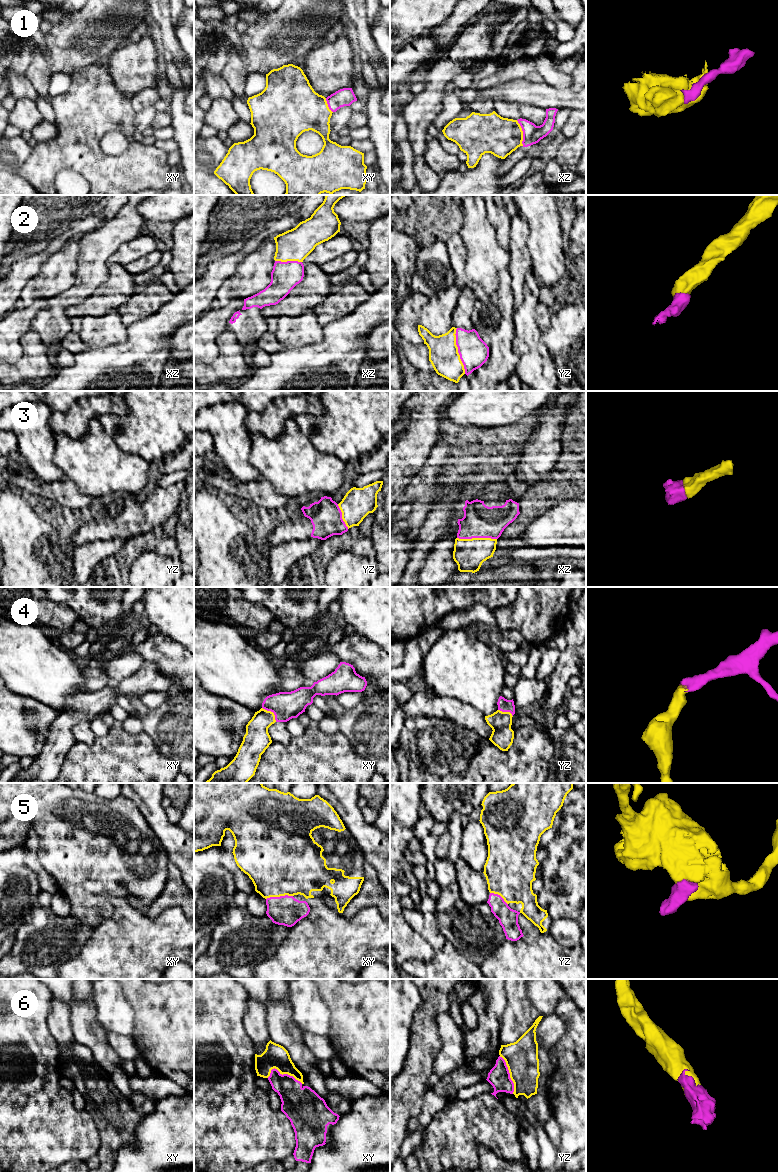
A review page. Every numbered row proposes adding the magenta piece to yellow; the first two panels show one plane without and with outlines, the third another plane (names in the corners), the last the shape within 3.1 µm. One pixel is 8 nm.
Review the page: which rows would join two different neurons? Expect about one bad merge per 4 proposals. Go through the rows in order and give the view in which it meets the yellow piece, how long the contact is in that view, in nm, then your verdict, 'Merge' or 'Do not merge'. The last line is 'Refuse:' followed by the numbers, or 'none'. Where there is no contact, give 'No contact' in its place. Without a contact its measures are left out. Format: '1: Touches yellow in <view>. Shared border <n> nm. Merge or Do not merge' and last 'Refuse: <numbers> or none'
1: Touches yellow in xz. Shared border 220 nm. Do not merge
2: Touches yellow in yz. Shared border 380 nm. Merge
3: Touches yellow in xz. Shared border 320 nm. Merge
4: Touches yellow in xy. Shared border 170 nm. Merge
5: Touches yellow in xy. Shared border 220 nm. Merge
6: Touches yellow in xy. Shared border 300 nm. Merge
Refuse: 1

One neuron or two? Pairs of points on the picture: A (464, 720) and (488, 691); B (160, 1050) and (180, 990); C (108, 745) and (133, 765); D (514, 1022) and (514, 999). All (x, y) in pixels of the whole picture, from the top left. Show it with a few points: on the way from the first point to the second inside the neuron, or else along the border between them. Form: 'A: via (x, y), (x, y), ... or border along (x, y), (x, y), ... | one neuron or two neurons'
A: border along (452, 697), (471, 705), (484, 716) | two neurons
B: via (175, 1035), (180, 1030), (180, 1005) | one neuron
C: via (114, 751), (127, 764) | one neuron
D: via (514, 1016), (514, 1005) | one neuron

